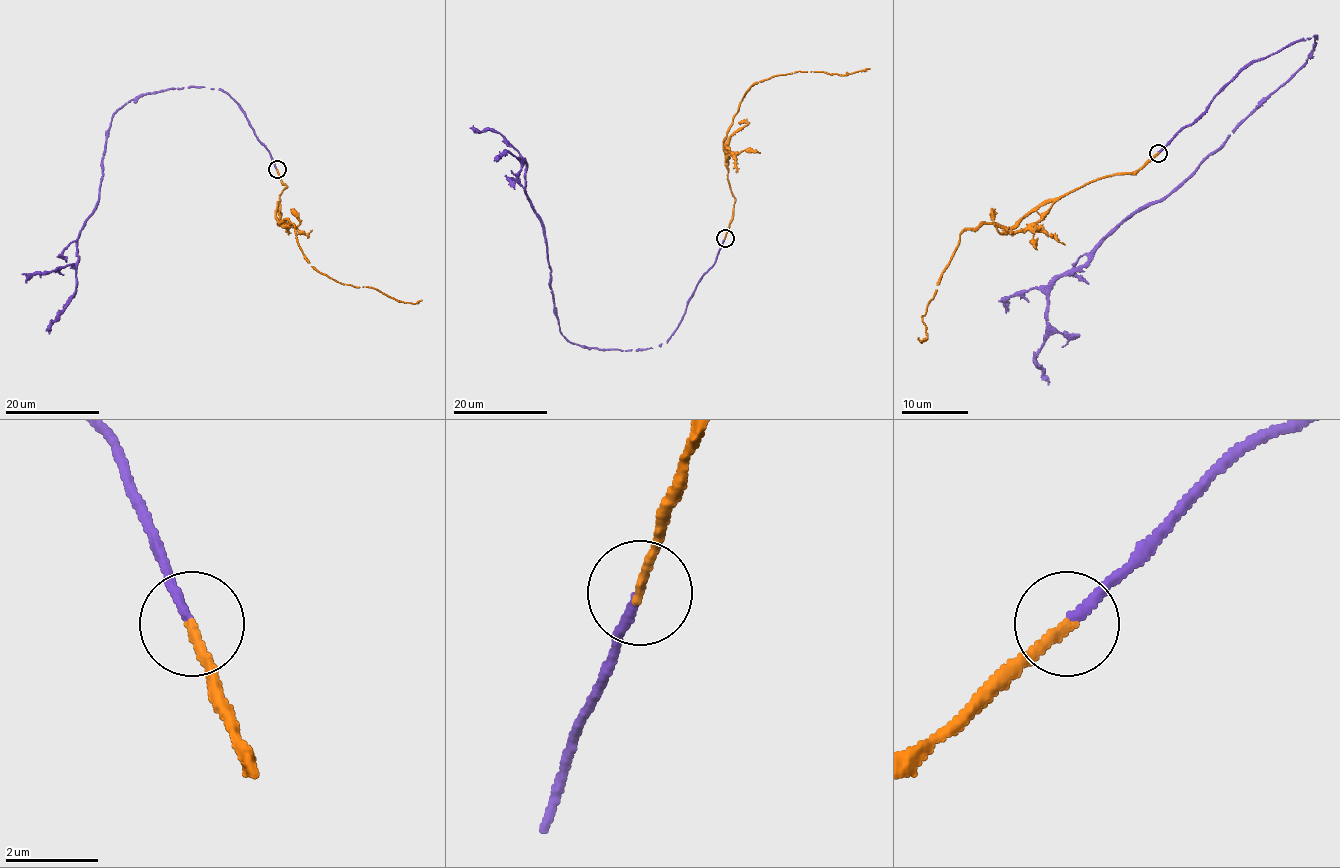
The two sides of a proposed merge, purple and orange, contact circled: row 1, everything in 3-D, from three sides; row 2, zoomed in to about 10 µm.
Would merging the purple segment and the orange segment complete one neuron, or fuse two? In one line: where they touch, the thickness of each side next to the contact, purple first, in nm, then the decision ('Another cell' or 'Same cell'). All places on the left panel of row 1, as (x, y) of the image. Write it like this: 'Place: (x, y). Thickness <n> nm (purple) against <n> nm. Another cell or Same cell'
Place: (277, 169). Thickness 190 nm (purple) against 200 nm. Same cell

